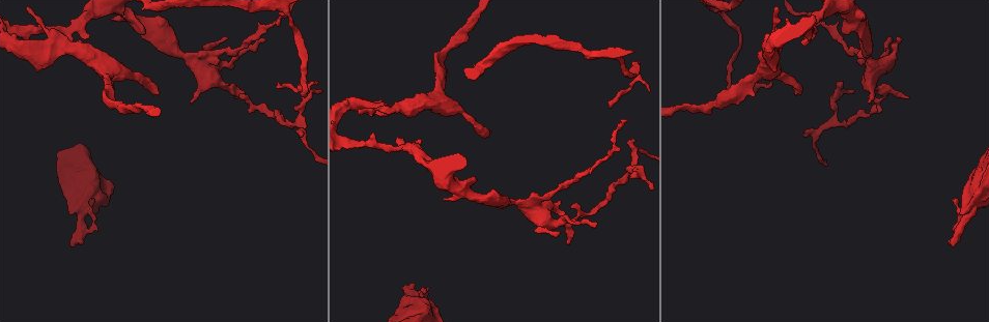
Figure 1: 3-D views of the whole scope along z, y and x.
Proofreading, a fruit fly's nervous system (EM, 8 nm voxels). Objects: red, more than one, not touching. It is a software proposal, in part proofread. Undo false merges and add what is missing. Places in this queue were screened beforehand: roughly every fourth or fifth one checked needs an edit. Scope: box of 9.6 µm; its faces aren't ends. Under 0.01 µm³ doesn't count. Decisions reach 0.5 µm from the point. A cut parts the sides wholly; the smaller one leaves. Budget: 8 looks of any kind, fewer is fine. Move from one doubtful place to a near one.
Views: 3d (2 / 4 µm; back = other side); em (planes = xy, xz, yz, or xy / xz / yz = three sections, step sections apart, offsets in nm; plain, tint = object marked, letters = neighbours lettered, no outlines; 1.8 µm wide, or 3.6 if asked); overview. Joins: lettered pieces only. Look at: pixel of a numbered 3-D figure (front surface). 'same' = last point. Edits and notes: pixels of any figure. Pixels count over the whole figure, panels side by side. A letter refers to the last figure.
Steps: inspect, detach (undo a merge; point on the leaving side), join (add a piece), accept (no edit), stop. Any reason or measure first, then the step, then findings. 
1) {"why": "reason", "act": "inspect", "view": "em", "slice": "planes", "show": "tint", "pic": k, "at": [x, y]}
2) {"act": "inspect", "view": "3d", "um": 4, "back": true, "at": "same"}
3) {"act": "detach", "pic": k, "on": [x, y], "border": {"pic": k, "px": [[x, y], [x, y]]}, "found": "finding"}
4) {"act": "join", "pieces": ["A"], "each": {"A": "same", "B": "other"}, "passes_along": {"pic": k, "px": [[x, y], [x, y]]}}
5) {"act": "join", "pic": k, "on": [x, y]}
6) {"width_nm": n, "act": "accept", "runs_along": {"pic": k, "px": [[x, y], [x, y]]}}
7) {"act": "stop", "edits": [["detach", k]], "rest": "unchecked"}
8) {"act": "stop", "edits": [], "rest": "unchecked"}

{"why": "free end", "act": "inspect", "view": "3d", "um": 2, "pic": 1, "at": [954, 228]}

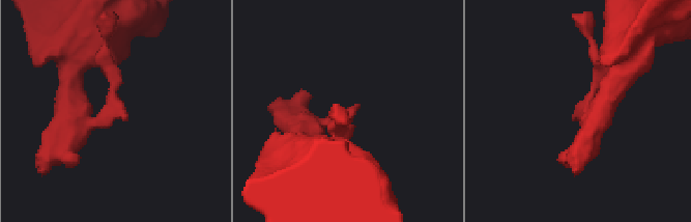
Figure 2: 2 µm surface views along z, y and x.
{"why": "shape alone is not enough", "act": "inspect", "view": "em", "slice": "planes", "show": "tint", "pic": 2, "at": [358, 105]}

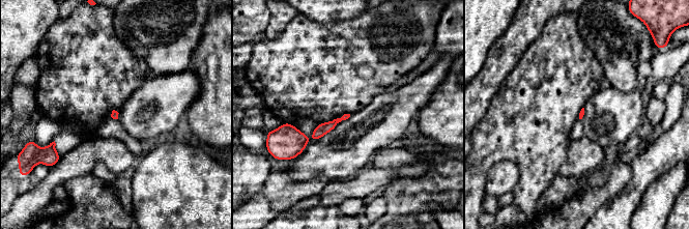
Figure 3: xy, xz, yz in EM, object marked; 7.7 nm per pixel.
{"act": "inspect", "view": "em", "slice": "planes", "show": "letters", "at": "same"}

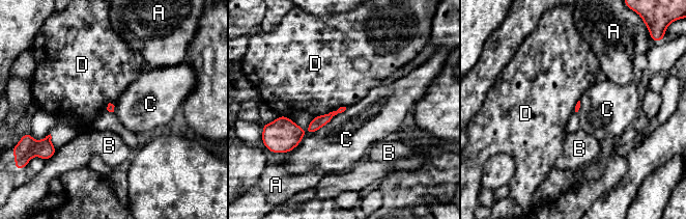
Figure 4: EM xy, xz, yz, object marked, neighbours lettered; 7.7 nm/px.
{"act": "accept", "each": {"A": "other", "B": "other", "C": "other", "D": "other"}, "border": {"pic": 4, "px": [[346, 108], [309, 134]]}, "found": "none of them fits"}

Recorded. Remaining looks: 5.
{"why": "branch stops here", "act": "inspect", "view": "em", "slice": "planes", "show": "letters", "pic": 1, "at": [906, 98]}

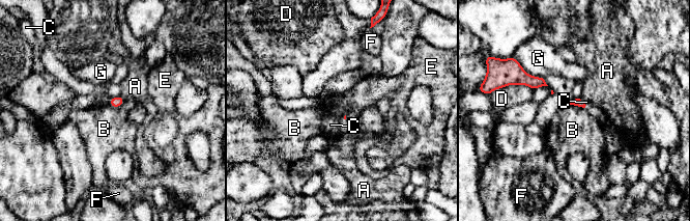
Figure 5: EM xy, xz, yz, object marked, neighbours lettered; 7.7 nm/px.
{"act": "accept", "each": {"A": "other", "B": "other", "C": "other", "D": "other", "E": "other", "F": "other", "G": "other"}, "border": {"pic": 5, "px": [[125, 100], [117, 107], [108, 104]]}, "found": "no lettered piece goes on from it"}

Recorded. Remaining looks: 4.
{"act": "inspect", "view": "3d", "um": 4, "pic": 1, "at": [303, 93]}

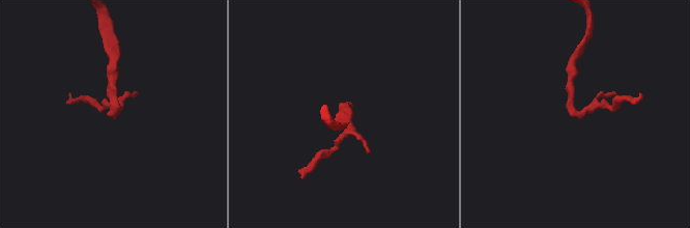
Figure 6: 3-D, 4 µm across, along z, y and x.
{"why": "now the EM", "act": "inspect", "view": "em", "slice": "planes", "show": "letters", "pic": 6, "at": [113, 113]}

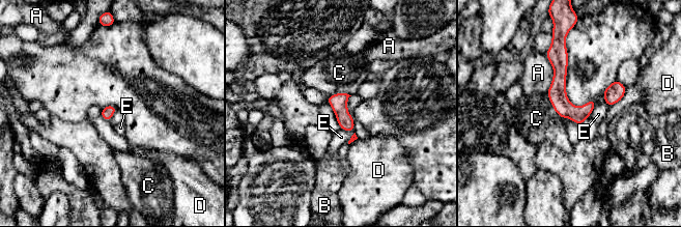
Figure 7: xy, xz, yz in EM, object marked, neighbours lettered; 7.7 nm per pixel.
{"act": "accept", "each": {"A": "other", "B": "other", "C": "other", "D": "other", "E": "other"}, "border": {"pic": 7, "px": [[341, 129], [353, 132], [348, 142]]}, "found": "one neuron here"}

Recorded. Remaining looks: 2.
{"act": "stop", "edits": [], "rest": "unchecked"}

